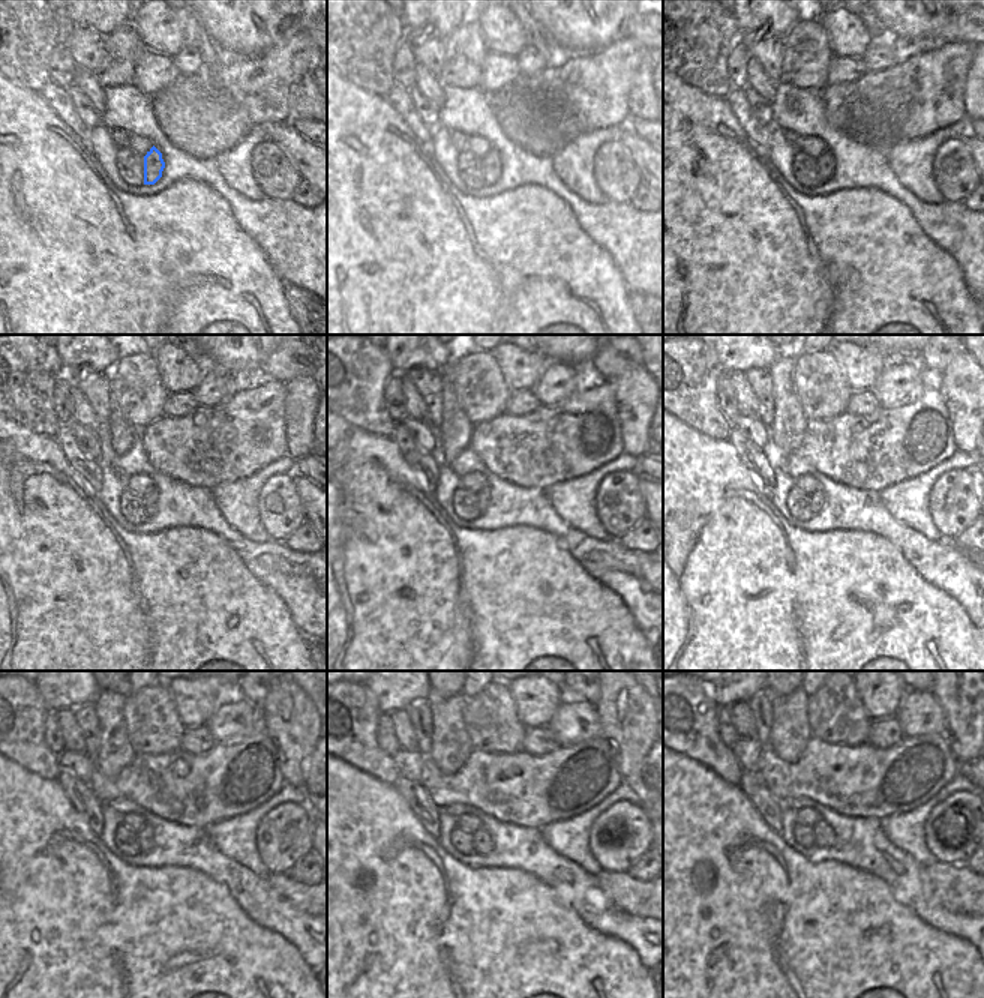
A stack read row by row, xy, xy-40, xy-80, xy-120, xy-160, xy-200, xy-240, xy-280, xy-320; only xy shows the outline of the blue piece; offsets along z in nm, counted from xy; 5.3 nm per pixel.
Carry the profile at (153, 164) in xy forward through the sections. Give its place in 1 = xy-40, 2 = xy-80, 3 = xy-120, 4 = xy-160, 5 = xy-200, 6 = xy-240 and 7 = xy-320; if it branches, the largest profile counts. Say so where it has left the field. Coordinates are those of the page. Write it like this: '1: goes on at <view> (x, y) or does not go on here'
1: goes on at xy-40 (491, 162)
2: goes on at xy-80 (825, 162)
3: goes on at xy-120 (149, 500)
4: goes on at xy-160 (482, 497)
5: goes on at xy-200 (818, 498)
6: goes on at xy-240 (146, 835)
7: goes on at xy-320 (824, 836)

